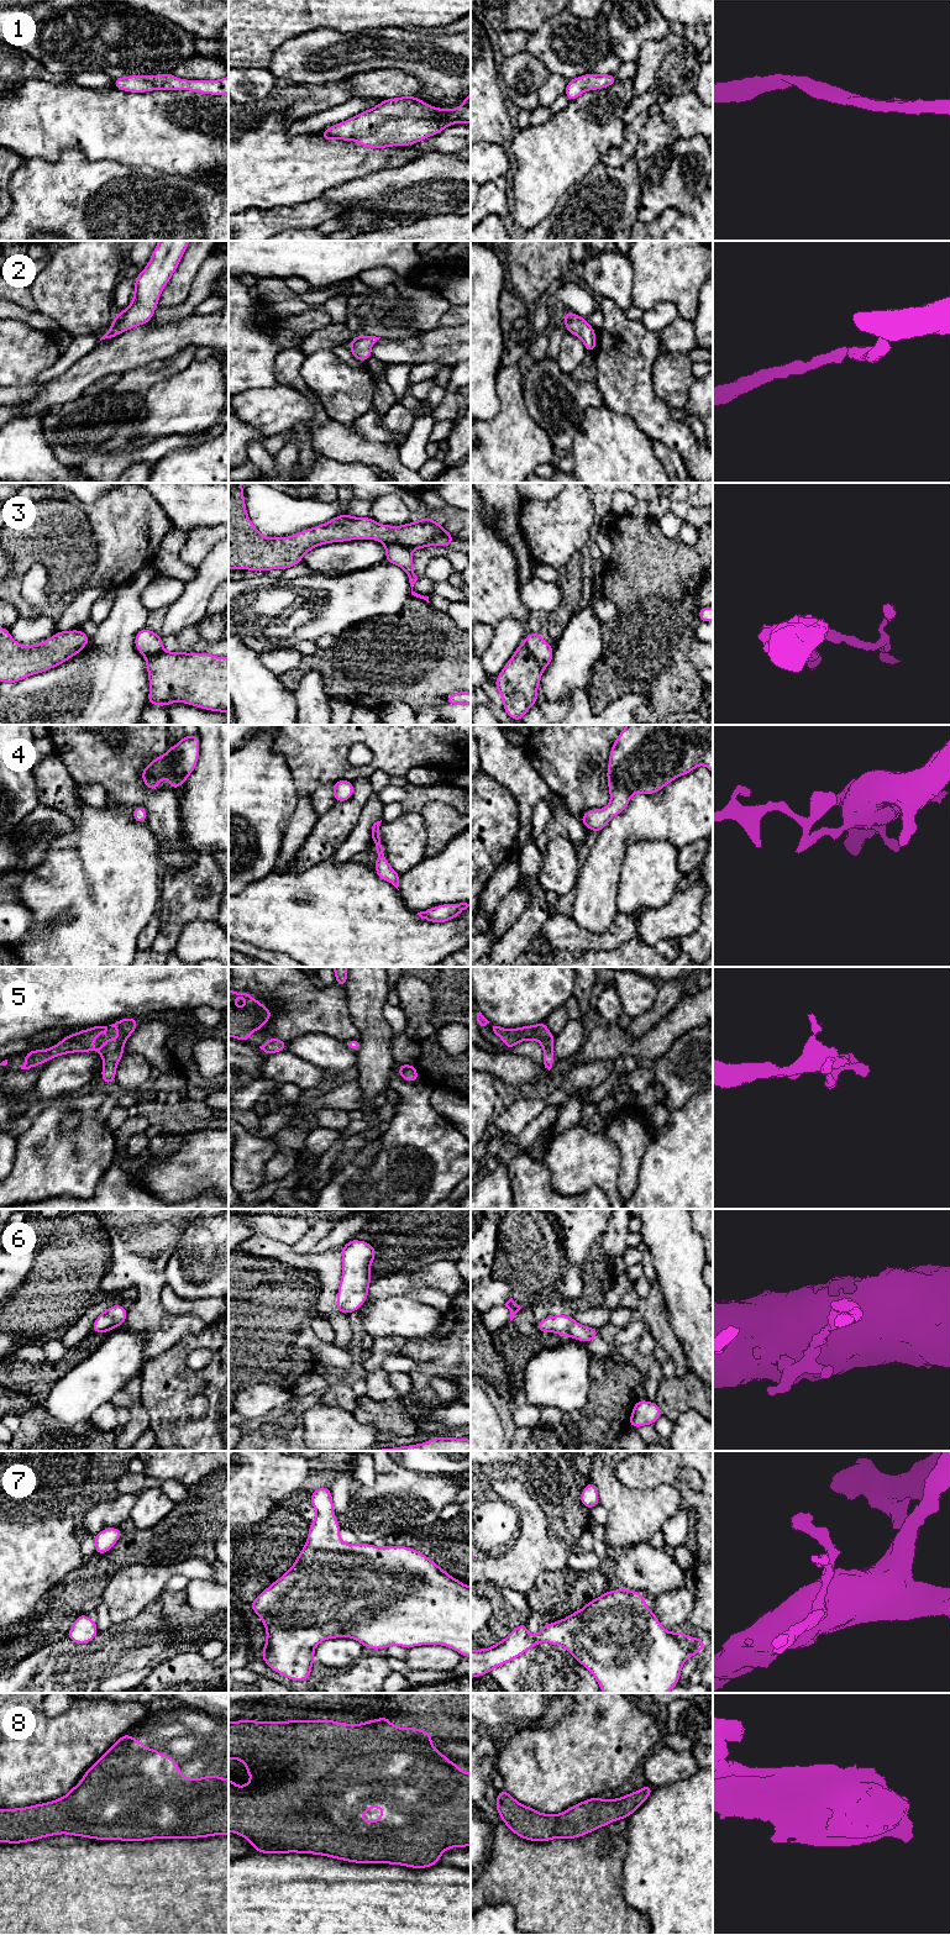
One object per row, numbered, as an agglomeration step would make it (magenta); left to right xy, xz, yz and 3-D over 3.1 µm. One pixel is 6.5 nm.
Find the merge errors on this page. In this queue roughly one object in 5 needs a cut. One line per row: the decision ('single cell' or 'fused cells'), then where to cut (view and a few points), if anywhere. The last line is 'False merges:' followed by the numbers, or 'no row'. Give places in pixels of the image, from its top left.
1: single cell; cut none
2: single cell; cut none
3: fused cells; cut yz (523, 642), (542, 669)
4: single cell; cut none
5: fused cells; cut xy (103, 1057), (115, 1067)
6: single cell; cut none
7: single cell; cut none
8: single cell; cut none
False merges: 3, 5

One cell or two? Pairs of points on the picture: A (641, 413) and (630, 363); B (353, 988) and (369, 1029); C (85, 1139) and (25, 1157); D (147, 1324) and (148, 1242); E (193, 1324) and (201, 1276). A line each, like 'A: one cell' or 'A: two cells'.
A: one cell
B: one cell
C: one cell
D: one cell
E: two cells

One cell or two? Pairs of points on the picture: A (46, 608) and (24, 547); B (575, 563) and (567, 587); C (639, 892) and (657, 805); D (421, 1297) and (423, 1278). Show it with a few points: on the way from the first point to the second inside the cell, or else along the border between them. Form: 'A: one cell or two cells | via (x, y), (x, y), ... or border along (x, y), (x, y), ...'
A: two cells | border along (46, 566), (33, 563), (24, 573)
B: one cell | via (573, 569), (570, 580)
C: two cells | border along (678, 848), (664, 840), (635, 840), (624, 855)
D: two cells | border along (409, 1274), (413, 1283), (440, 1288), (450, 1297)

